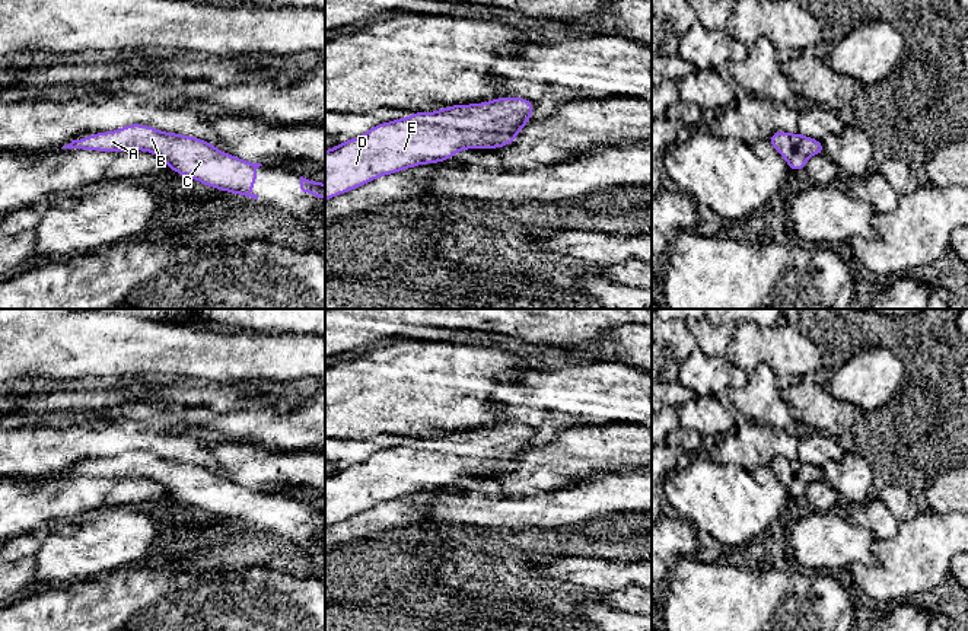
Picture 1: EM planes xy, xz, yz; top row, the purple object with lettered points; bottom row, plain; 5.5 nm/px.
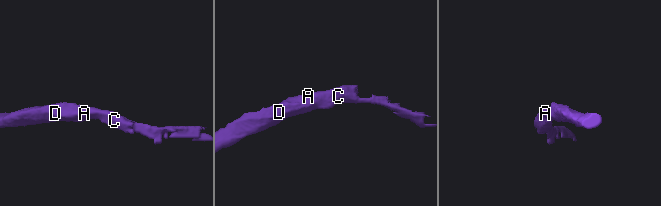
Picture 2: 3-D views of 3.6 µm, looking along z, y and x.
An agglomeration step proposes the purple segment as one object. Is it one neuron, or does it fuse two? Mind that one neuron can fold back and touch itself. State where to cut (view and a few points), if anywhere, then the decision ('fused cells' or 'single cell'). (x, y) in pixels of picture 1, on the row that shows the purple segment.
no cut | single cell

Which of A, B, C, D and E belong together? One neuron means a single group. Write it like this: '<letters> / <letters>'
A B C D E

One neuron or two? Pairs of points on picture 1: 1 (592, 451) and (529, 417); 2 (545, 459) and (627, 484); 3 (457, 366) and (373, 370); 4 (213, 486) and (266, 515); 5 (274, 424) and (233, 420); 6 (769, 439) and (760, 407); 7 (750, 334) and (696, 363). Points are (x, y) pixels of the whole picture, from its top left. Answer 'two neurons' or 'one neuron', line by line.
1: two neurons
2: two neurons
3: one neuron
4: one neuron
5: one neuron
6: two neurons
7: two neurons

